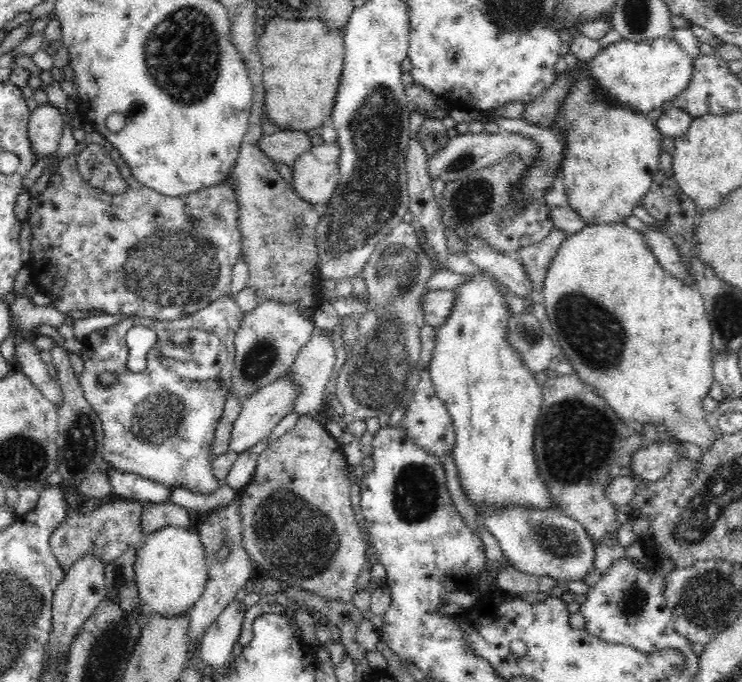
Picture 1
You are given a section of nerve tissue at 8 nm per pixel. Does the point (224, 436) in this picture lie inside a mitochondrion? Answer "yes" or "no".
no

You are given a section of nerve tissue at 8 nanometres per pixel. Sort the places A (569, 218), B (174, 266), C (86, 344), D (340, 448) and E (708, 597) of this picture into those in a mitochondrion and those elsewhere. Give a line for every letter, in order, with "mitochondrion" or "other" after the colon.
A: other
B: mitochondrion
C: other
D: other
E: mitochondrion

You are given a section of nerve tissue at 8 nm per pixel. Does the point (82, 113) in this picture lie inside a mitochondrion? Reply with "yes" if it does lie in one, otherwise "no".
no

